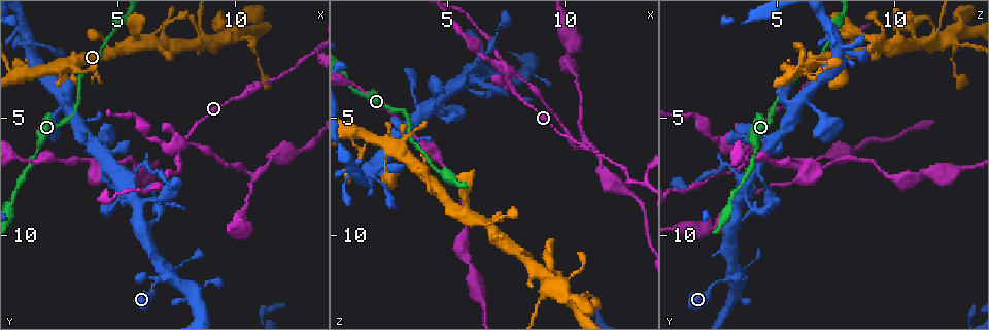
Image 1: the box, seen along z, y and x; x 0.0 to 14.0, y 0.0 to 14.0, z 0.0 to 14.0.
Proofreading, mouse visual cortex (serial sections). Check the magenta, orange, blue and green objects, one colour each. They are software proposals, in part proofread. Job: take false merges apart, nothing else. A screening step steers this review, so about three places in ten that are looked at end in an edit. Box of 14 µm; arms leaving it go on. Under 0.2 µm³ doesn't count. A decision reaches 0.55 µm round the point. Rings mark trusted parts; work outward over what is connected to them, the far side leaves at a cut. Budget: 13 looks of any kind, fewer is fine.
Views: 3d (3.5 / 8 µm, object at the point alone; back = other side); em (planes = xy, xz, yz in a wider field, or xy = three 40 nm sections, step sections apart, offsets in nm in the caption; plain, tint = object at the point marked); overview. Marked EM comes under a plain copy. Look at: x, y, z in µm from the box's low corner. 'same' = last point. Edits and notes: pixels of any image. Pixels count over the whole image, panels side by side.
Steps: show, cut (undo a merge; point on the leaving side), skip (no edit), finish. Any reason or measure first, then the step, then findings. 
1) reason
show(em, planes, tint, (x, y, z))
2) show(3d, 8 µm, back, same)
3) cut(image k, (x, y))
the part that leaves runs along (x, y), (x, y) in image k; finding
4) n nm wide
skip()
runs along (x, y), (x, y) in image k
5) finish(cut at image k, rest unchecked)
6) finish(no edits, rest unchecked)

arms part here
show(3d, 3.5 µm, (7.6, 6.1, 3.1))

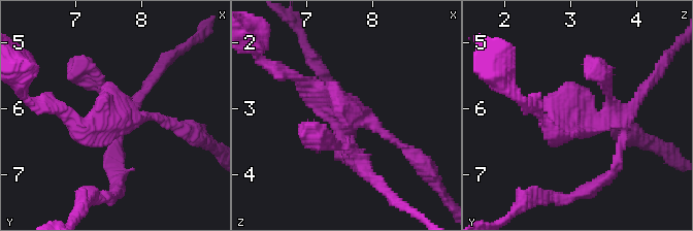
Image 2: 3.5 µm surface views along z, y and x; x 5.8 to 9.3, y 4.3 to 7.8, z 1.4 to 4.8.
show(em, xy, step 5, tint, (7.70, 6.10, 3.10))

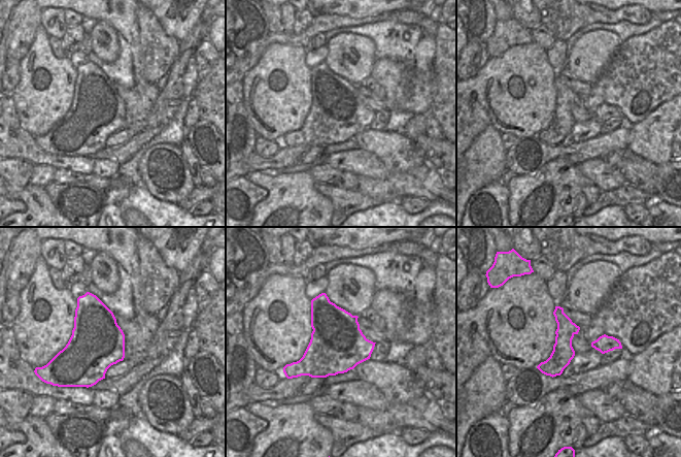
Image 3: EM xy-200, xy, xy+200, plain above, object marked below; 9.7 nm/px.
550 nm wide
skip()
runs along (131, 103), (116, 117), (163, 117), (178, 126) in image 2; all the same cell

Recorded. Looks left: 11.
side arm on a straight run
show(3d, 3.5 µm, (5.6, 7.6, 3.5))

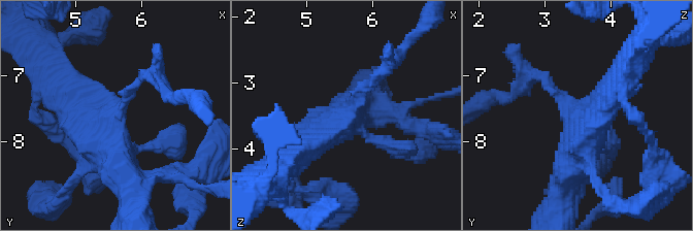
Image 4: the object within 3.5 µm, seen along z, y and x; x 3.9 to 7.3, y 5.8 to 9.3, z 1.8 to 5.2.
show(em, xy, step 3, tint, (5.60, 7.60, 3.50))

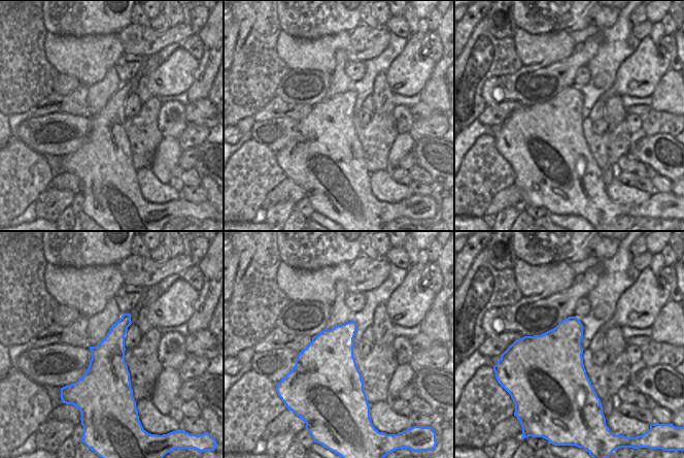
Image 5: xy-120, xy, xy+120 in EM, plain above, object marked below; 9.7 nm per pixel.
cut(image 4, (531, 78))
the part that leaves runs along (559, 97), (540, 77), (493, 97) in image 4; a second cell is stuck on

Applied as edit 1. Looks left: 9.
show(overview)

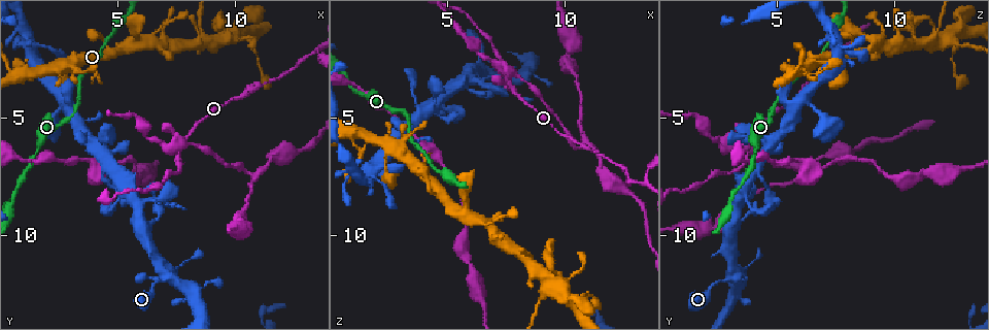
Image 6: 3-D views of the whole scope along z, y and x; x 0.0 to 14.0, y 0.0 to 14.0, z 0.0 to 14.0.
three arms meet
show(3d, 3.5 µm, back, (10.8, 7.5, 6.2))

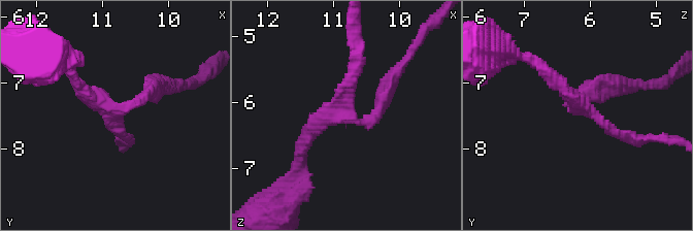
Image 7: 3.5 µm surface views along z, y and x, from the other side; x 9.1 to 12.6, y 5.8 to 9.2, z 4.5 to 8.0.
3 arms; arms of 150, 200, 200 nm; need the tissue
show(em, xy, step 3, tint, (10.80, 7.40, 6.20))

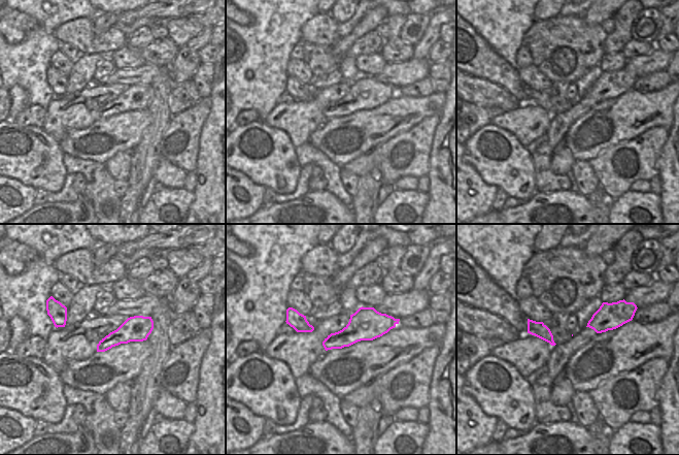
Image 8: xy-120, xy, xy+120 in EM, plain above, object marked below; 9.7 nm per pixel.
show(em, xy, step 2, tint, same)

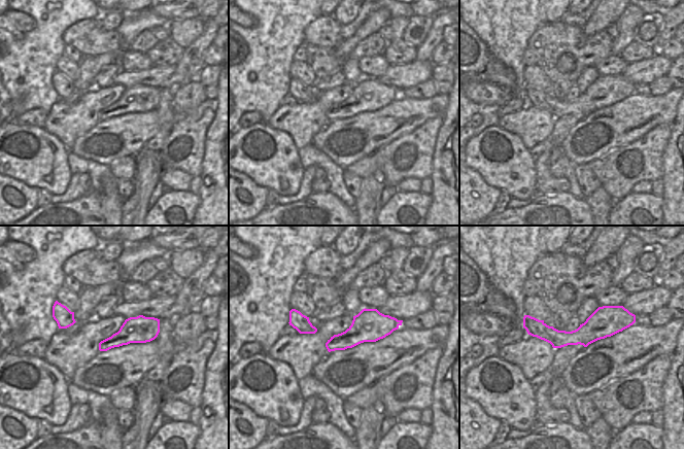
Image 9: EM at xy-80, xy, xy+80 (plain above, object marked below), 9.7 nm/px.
skip()
runs along (620, 313), (577, 337), (525, 324) in image 9; continuous, no second cell

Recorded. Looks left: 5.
three-way junction
show(3d, 3.5 µm, (13.4, 2.3, 7.8))

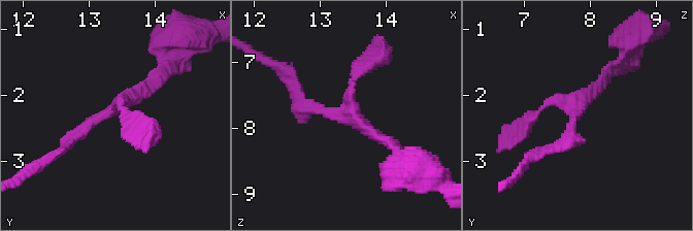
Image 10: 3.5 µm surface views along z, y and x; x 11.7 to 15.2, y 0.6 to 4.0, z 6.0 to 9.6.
3 arms; arms of 150, 150, 150 nm; need the tissue
show(em, xy, step 1, tint, (13.35, 2.25, 7.80))

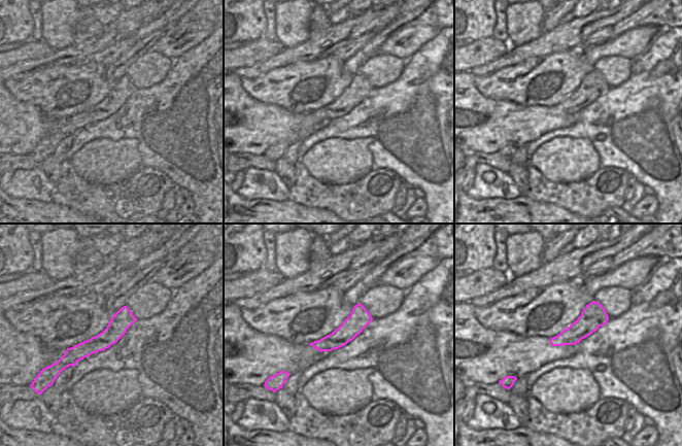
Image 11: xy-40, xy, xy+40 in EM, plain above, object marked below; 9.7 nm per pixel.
skip()
runs along (132, 317), (62, 366) in image 11; one cell here

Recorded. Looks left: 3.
show(3d, 3.5 µm, (9.7, 1.6, 11.8))

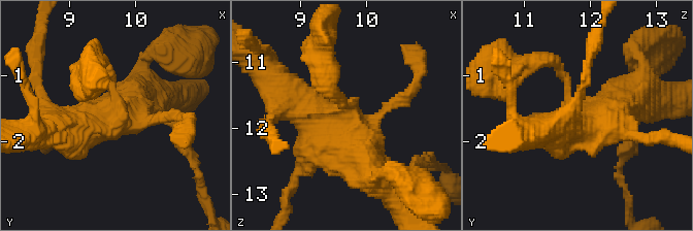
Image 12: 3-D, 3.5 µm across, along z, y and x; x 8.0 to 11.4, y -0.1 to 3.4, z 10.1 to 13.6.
show(em, planes, tint, (9.70, 1.60, 11.80))

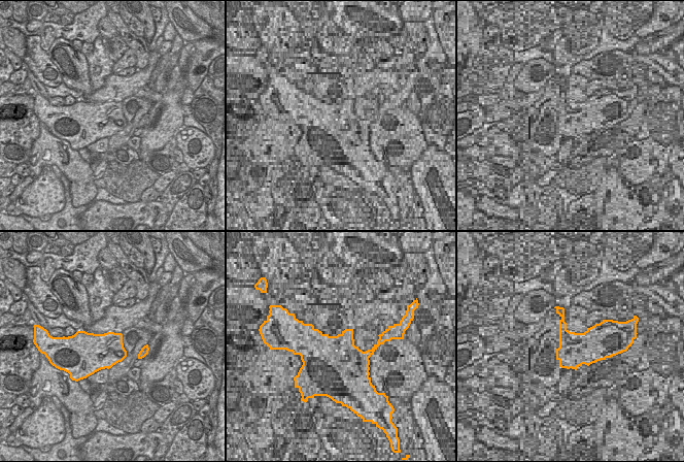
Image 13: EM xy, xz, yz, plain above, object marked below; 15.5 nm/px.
550 nm wide
skip()
runs along (277, 83), (375, 174) in image 12; all the same cell

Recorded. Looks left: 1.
finish(cut at image 4, rest unchecked)

